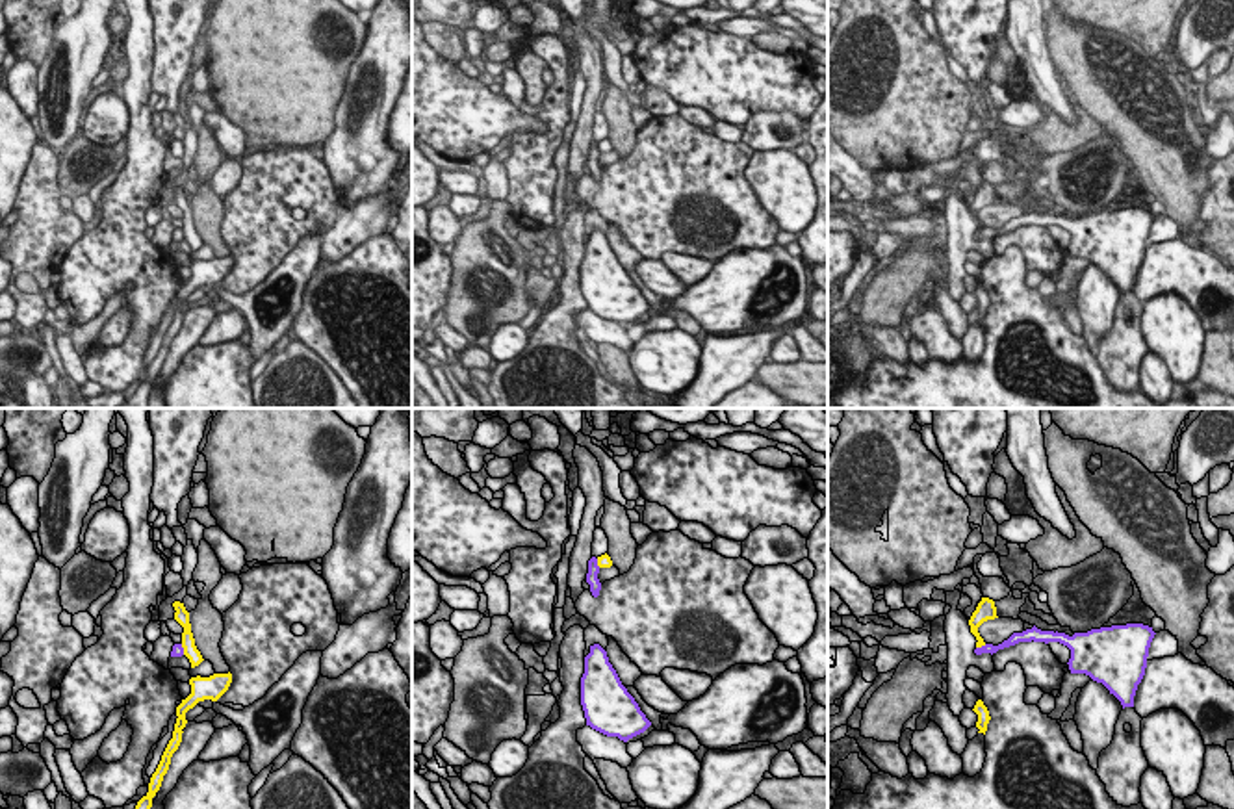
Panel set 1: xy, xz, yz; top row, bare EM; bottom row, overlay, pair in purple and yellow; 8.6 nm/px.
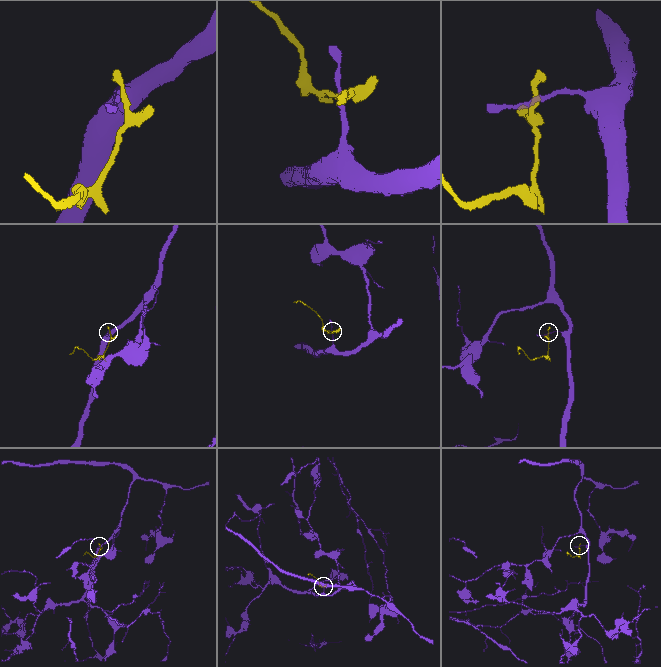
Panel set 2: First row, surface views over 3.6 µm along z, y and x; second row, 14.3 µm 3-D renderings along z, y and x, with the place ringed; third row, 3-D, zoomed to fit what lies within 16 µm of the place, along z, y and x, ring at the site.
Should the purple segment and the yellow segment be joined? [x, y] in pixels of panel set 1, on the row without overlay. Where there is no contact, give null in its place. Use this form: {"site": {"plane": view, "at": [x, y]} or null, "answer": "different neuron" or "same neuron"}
{"site": {"plane": "yz", "at": [982, 231]}, "answer": "different neuron"}

